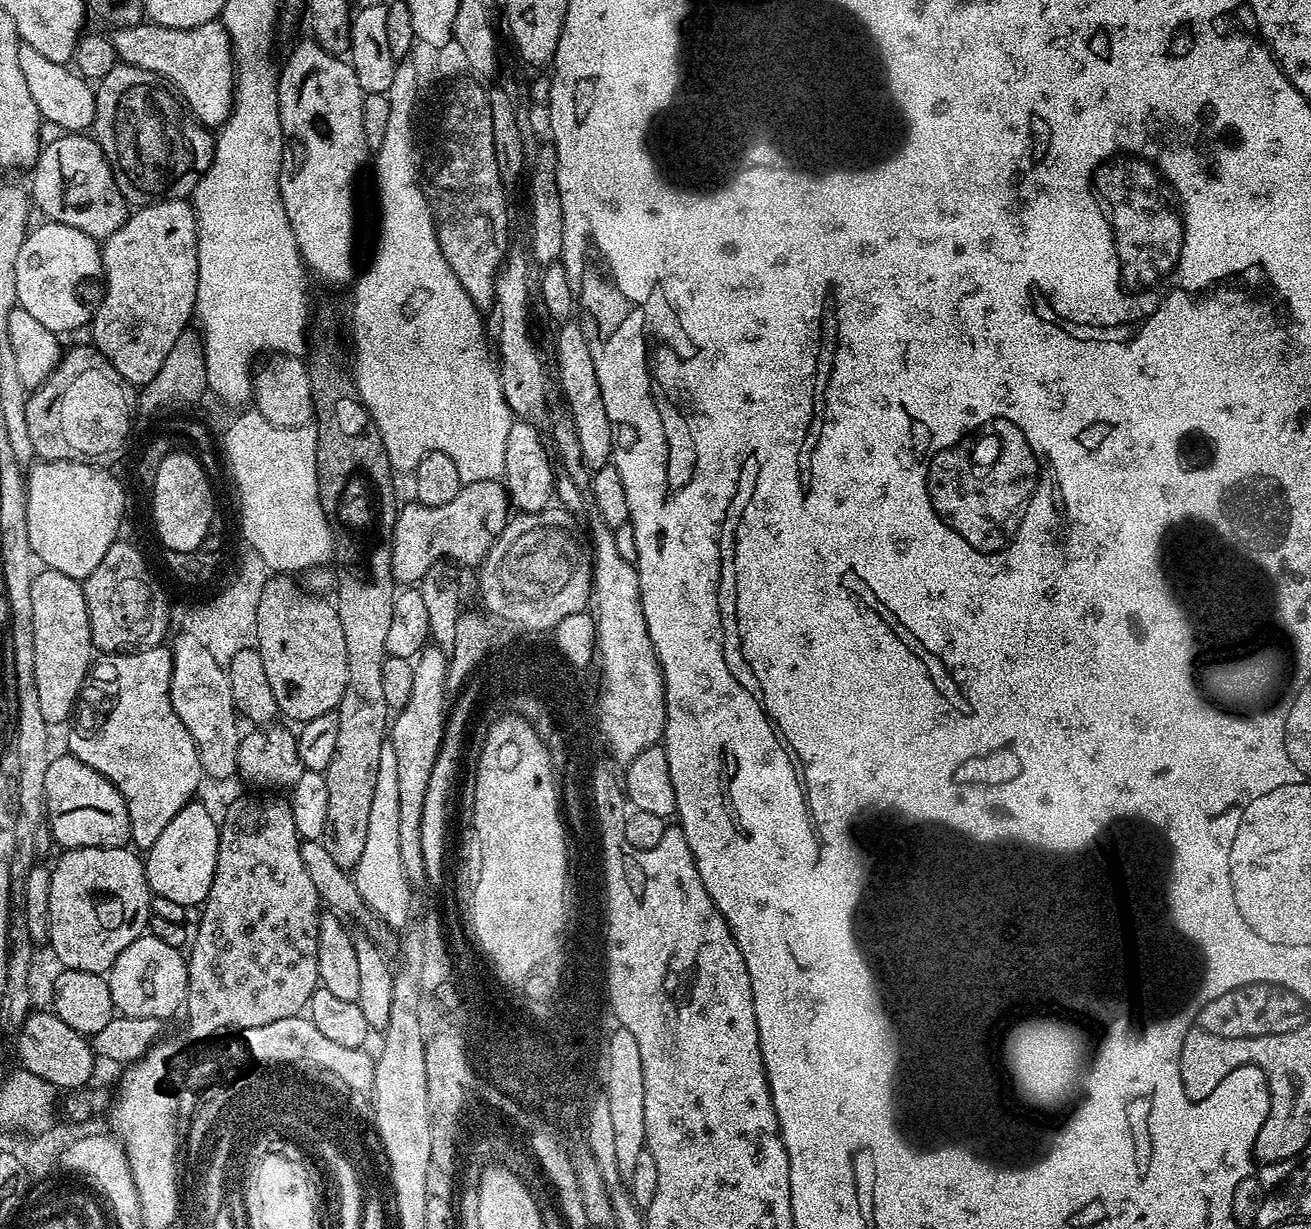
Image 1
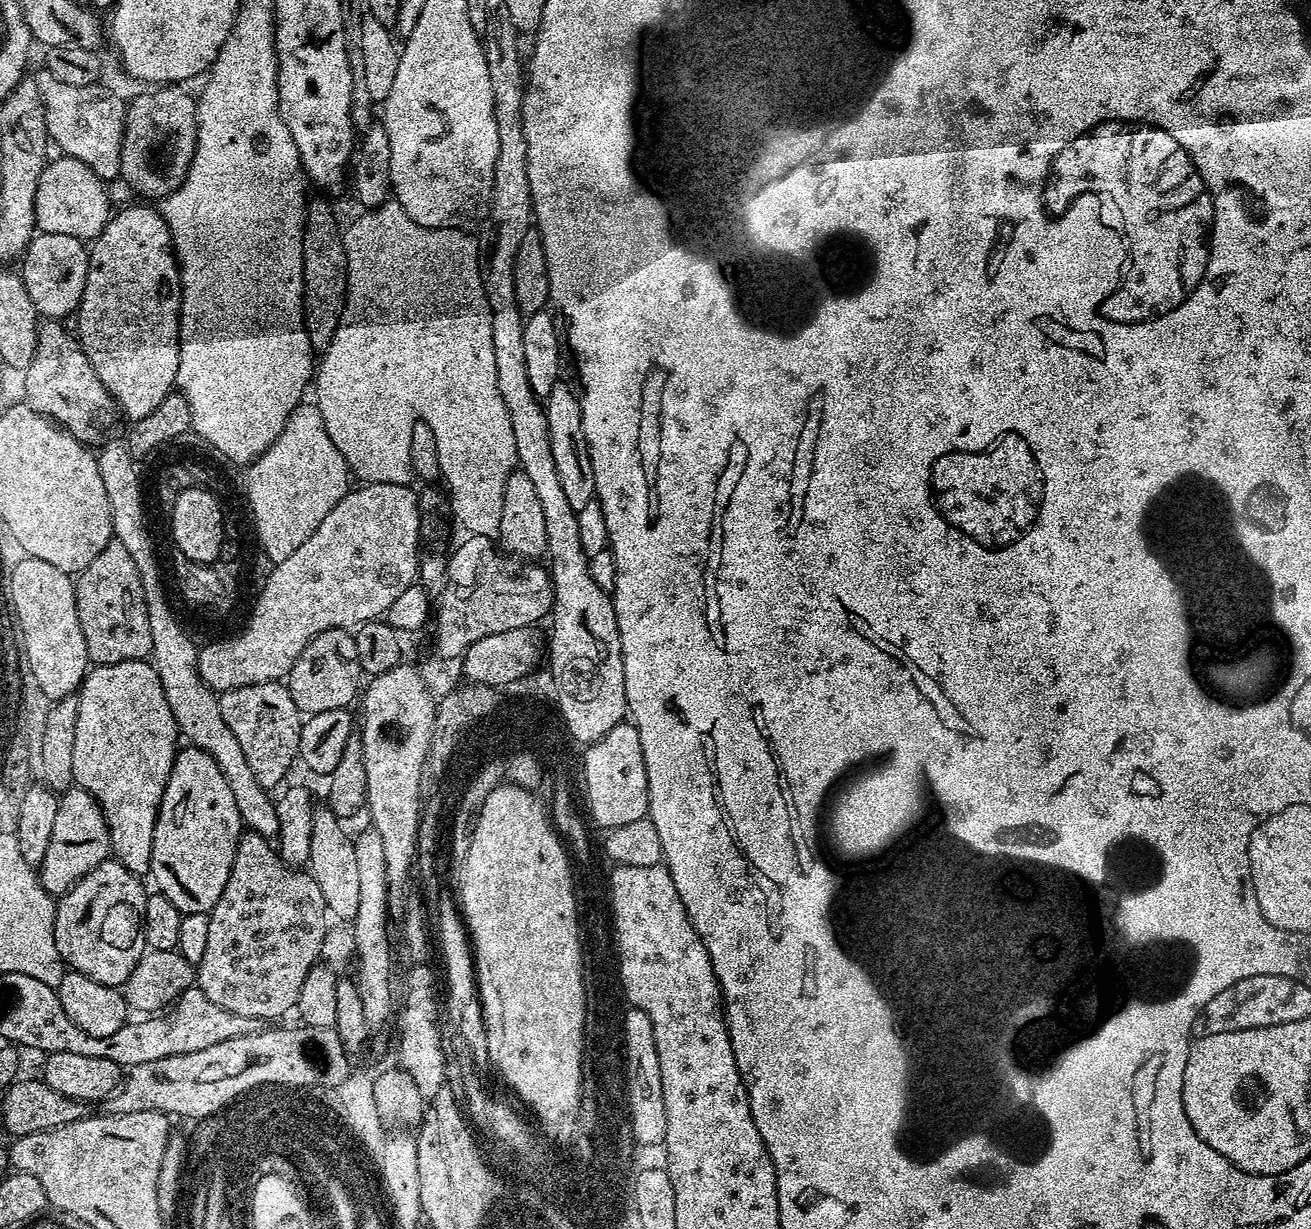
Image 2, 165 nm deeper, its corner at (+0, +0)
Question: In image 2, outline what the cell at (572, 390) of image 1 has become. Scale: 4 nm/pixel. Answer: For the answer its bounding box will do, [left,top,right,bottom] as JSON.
[543,382,596,512]

